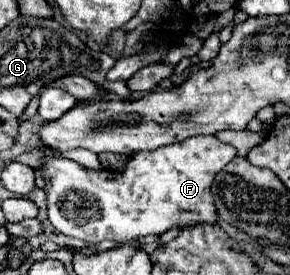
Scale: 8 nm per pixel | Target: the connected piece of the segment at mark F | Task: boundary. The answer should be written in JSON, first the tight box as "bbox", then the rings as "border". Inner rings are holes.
{"bbox":[40,137,236,245],"border":[[[188,137],[180,145],[166,145],[152,153],[134,153],[122,173],[114,171],[92,171],[78,165],[62,155],[48,155],[40,167],[46,181],[48,199],[48,221],[60,231],[74,239],[96,245],[104,239],[128,241],[144,235],[160,235],[172,227],[190,227],[198,223],[216,223],[216,207],[212,201],[210,185],[214,175],[224,169],[236,157],[236,149],[216,137]]]}

